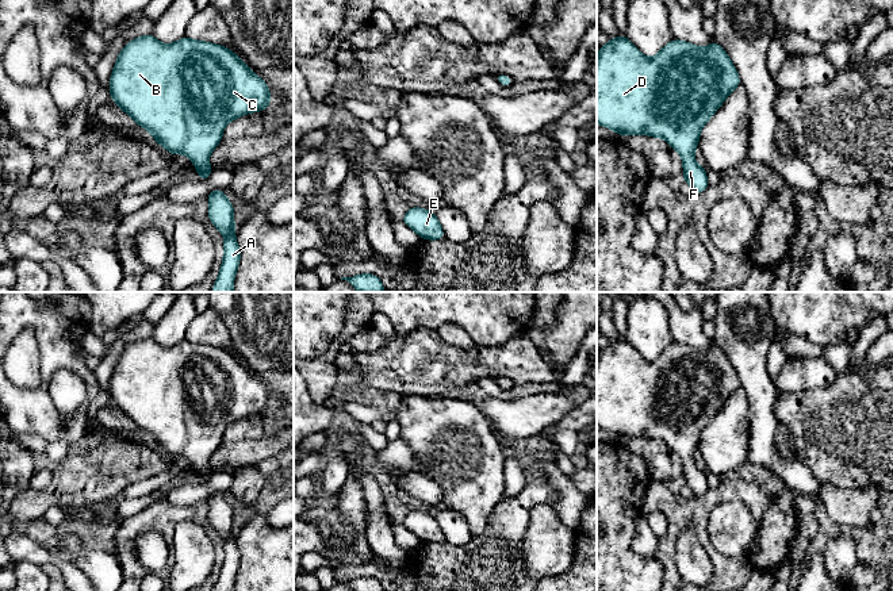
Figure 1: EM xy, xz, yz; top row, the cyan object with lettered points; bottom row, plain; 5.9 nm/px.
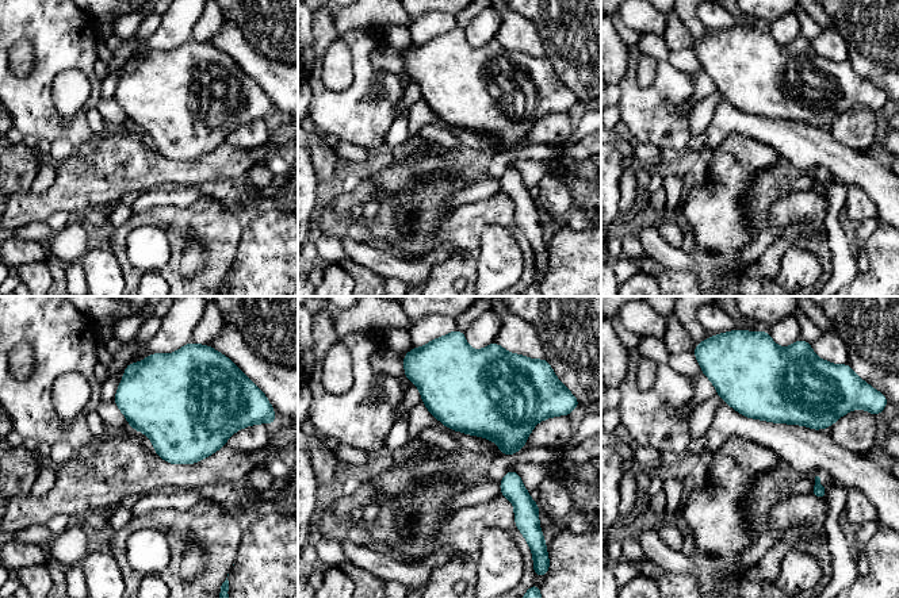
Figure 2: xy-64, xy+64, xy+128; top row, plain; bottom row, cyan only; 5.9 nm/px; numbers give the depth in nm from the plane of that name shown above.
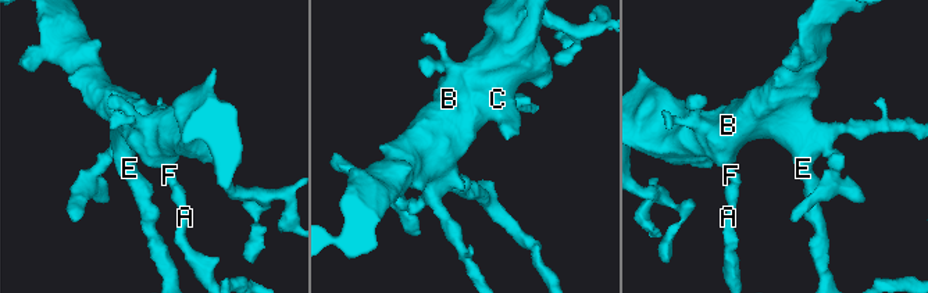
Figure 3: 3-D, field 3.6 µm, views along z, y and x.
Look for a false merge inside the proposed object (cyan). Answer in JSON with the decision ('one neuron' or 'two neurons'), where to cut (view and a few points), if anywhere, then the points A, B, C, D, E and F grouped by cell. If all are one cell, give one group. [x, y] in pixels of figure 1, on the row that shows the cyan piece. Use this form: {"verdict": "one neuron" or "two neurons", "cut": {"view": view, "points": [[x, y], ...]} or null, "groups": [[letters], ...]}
{"verdict": "one neuron", "cut": null, "groups": [["A", "B", "C", "D", "E", "F"]]}

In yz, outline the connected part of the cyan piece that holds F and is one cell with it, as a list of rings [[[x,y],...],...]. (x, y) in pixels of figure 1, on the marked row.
[[[616,37],[597,53],[597,123],[618,135],[641,134],[666,139],[681,154],[682,177],[691,187],[693,195],[698,195],[709,187],[706,168],[698,166],[694,161],[700,133],[739,85],[741,81],[736,68],[727,51],[714,41],[706,47],[697,47],[690,42],[672,39],[654,58],[647,58],[628,38]]]

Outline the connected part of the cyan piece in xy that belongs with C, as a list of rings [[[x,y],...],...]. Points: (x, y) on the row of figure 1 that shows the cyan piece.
[[[152,34],[126,43],[118,55],[110,80],[111,100],[146,128],[165,150],[173,156],[185,154],[195,164],[200,180],[208,180],[212,169],[208,156],[223,139],[229,122],[250,112],[262,112],[271,104],[271,92],[264,80],[249,69],[242,60],[226,46],[183,37],[170,45],[162,45]]]

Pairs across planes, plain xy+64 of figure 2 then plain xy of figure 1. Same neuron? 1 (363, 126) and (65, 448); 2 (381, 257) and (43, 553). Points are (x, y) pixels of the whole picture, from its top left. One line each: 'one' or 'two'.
1: two
2: two

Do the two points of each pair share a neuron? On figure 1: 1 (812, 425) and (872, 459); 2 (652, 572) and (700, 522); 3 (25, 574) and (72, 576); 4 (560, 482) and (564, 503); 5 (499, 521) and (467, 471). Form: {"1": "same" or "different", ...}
{"1": "same", "2": "different", "3": "different", "4": "same", "5": "different"}

